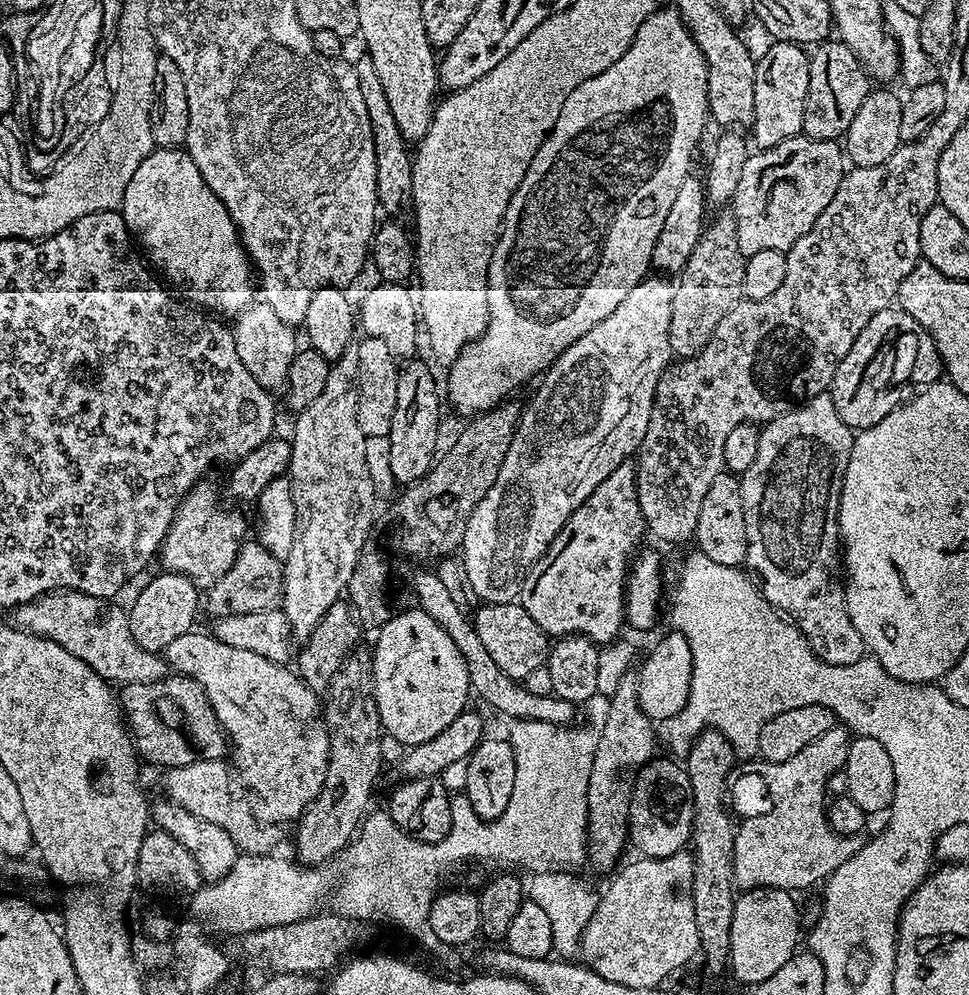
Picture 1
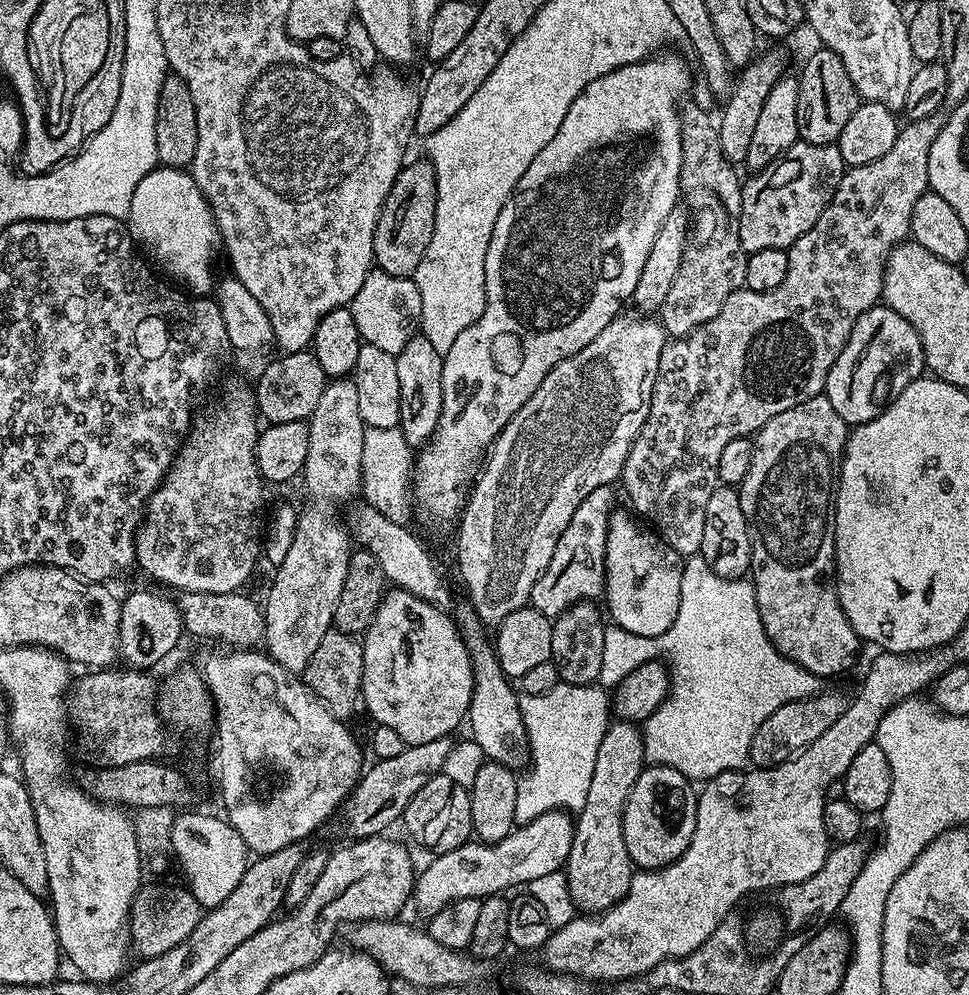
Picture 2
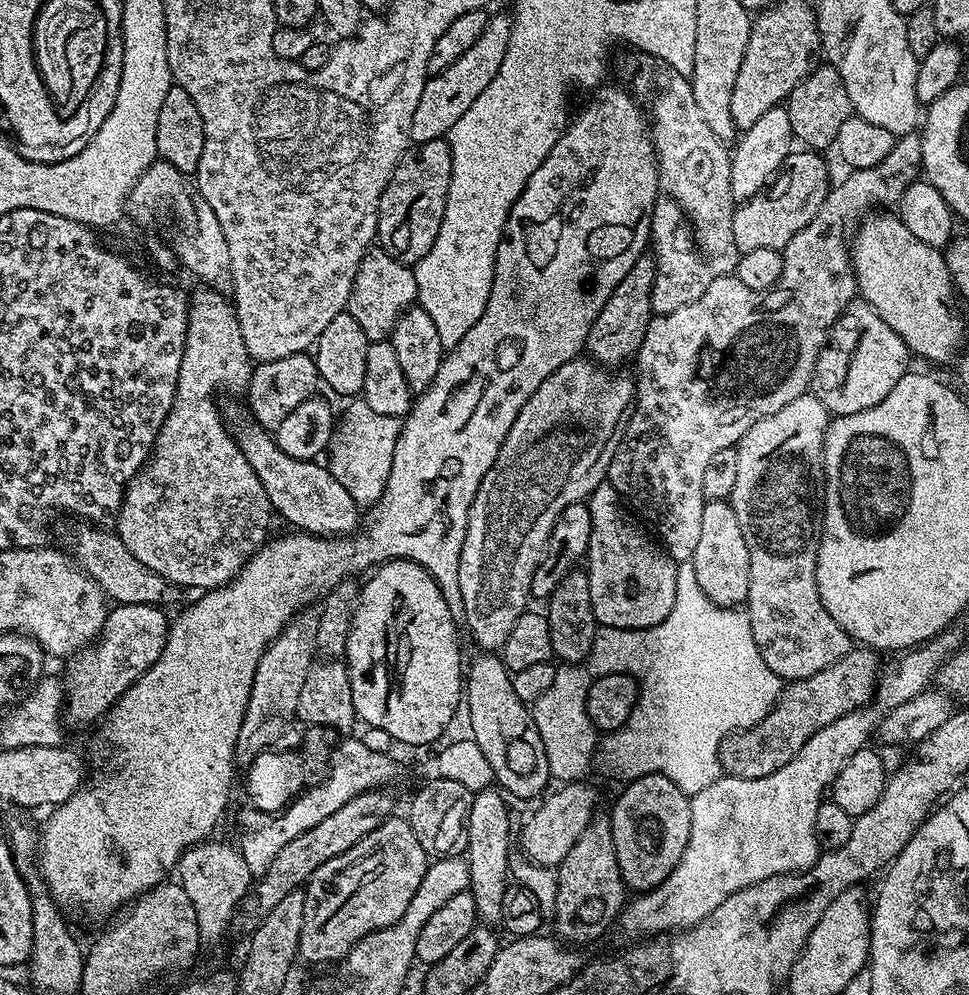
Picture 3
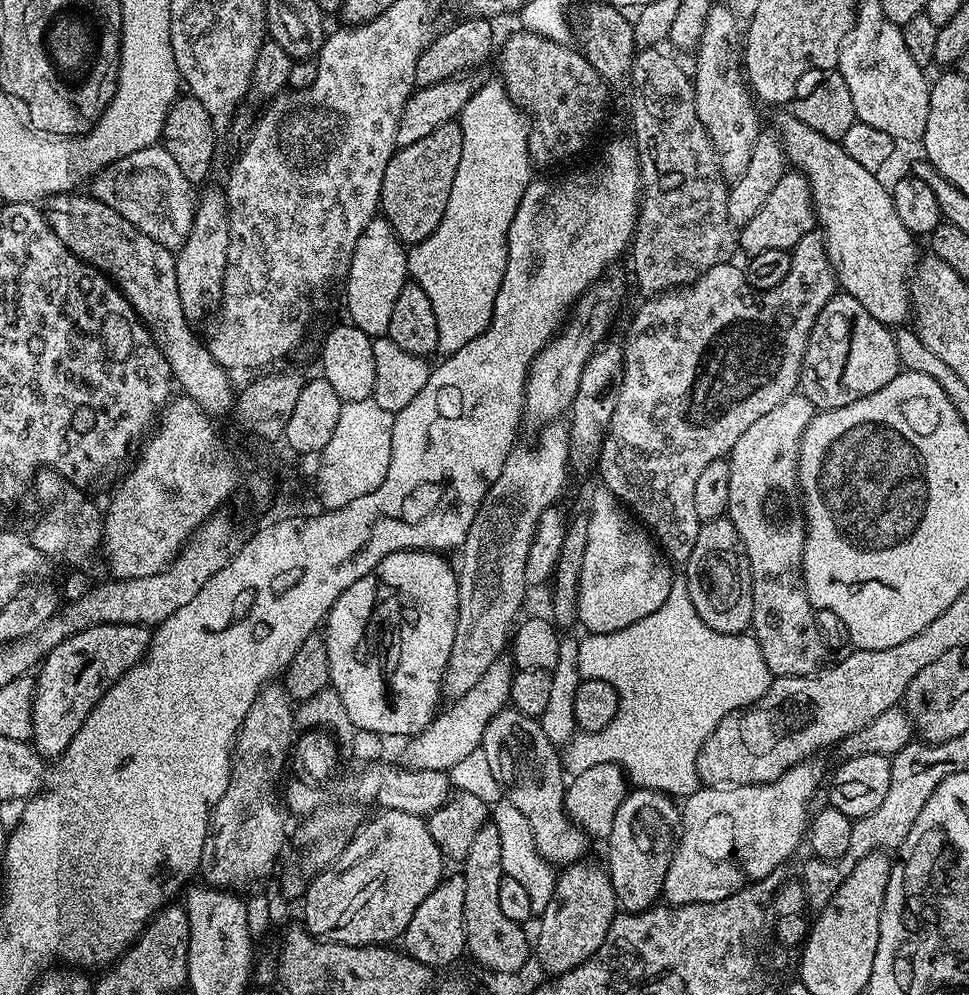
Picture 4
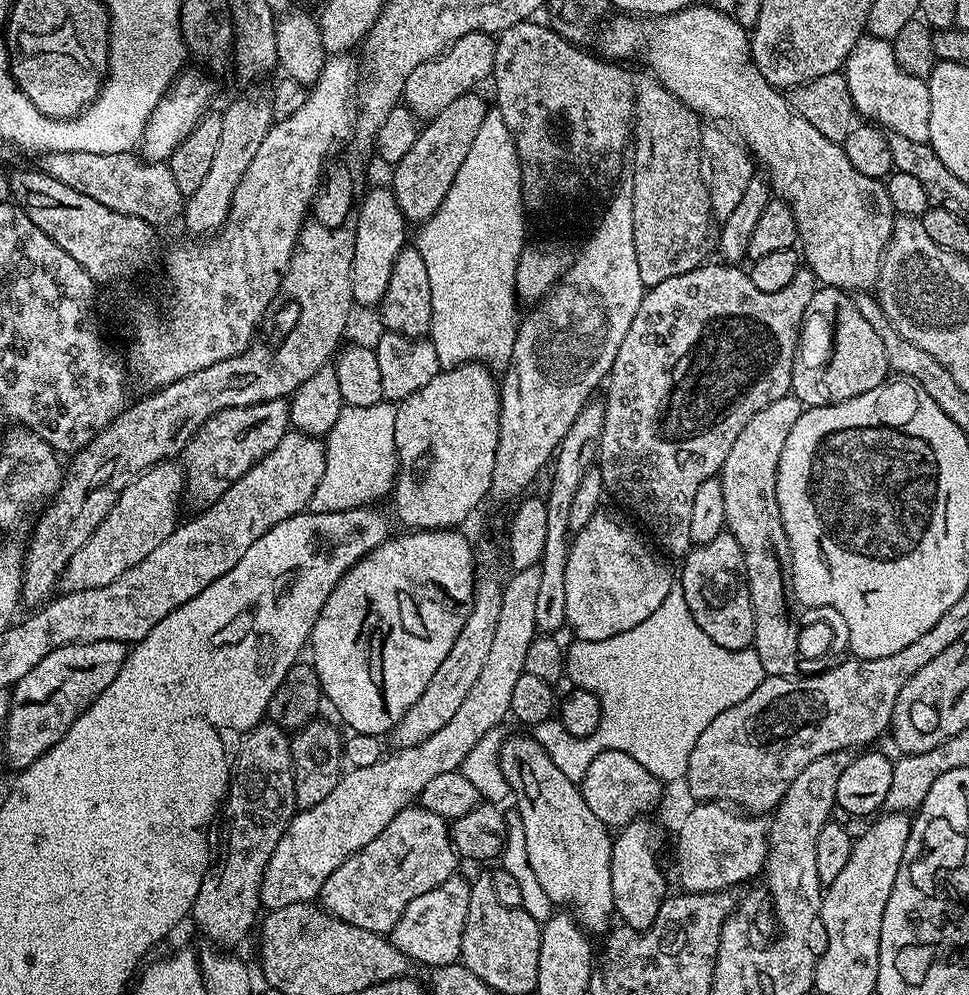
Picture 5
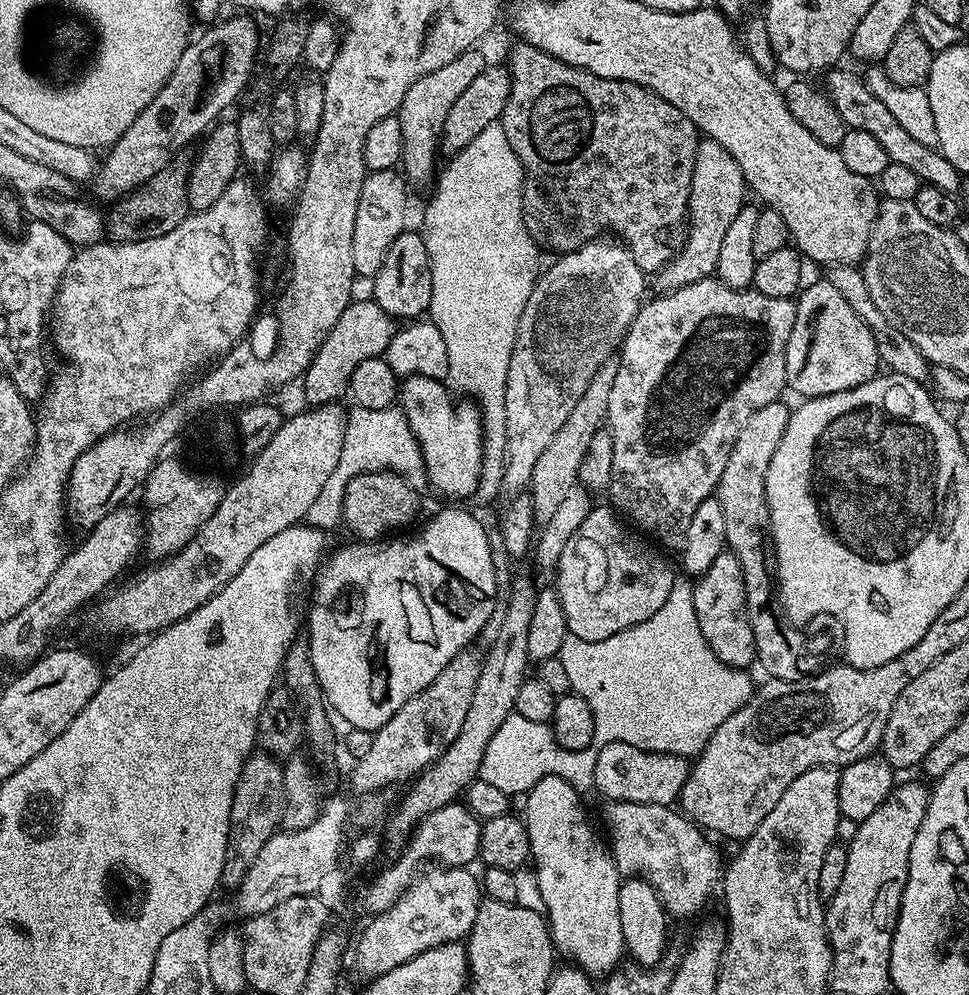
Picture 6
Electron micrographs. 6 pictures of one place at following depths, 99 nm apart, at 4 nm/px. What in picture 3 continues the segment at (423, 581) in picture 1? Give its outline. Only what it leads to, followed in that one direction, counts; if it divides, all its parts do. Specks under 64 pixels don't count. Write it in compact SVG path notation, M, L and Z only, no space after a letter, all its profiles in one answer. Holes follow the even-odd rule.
M245 416L244 424L233 423L230 431L242 454L246 454L246 462L250 462L254 474L258 474L258 482L262 482L262 490L266 490L273 513L304 534L346 536L355 533L362 524L362 508L350 498L338 478L316 460L290 458L276 445L276 437L269 429L263 428L255 416Z

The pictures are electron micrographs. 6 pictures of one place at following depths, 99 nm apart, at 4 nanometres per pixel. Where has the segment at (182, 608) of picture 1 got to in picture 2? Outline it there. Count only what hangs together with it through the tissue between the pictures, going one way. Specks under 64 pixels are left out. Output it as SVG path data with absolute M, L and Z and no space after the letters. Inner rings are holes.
M132 592L120 605L120 655L132 670L148 670L151 664L164 660L185 635L180 606L175 599L160 592Z

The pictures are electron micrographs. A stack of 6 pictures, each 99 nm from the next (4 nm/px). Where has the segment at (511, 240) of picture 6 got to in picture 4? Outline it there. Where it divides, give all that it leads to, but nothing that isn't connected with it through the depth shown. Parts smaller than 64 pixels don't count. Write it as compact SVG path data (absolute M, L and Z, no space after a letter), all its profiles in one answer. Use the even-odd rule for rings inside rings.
M499 78L488 80L477 87L476 92L466 102L461 110L458 123L462 130L462 158L458 161L458 174L454 174L454 186L450 186L450 198L446 202L446 214L442 214L442 222L438 222L438 230L430 238L426 238L421 244L409 247L408 274L409 277L422 290L426 290L426 298L430 298L430 306L434 306L434 318L438 318L438 346L436 352L444 356L453 356L466 342L474 342L478 334L482 334L490 326L490 318L494 314L494 298L498 298L498 286L502 286L502 274L506 270L506 258L508 257L508 231L510 222L514 222L514 214L518 210L518 202L522 202L522 194L534 179L534 165L528 156L528 129L530 121L523 111L514 103L511 96L504 88L504 81Z

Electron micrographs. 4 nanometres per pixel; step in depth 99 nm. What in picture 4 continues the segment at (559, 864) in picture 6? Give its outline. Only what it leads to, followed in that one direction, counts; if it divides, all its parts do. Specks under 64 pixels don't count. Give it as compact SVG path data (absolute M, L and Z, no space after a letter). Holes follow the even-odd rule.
M506 706L490 718L482 751L506 797L518 806L519 813L530 822L541 857L553 866L583 861L587 857L584 855L588 852L590 837L577 824L573 824L564 809L566 773L561 764L562 756L557 745L543 732L539 719L527 717L516 708Z

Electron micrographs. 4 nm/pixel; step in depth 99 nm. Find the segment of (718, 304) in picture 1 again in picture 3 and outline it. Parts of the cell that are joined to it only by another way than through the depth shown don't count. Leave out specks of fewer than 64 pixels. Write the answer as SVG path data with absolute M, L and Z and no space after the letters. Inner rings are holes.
M635 50L629 53L620 64L620 76L625 80L623 83L627 91L635 96L636 103L644 109L650 121L656 162L660 169L660 192L650 217L650 248L656 259L652 310L655 315L661 316L682 310L682 306L690 306L690 302L698 302L698 298L702 298L702 294L706 294L706 290L713 285L714 278L730 276L736 271L741 252L738 246L734 246L732 229L732 219L736 213L730 190L732 158L725 141L718 139L714 130L706 126L706 118L702 118L698 110L698 102L694 102L691 79L678 74L678 70L674 70L674 66L665 60Z

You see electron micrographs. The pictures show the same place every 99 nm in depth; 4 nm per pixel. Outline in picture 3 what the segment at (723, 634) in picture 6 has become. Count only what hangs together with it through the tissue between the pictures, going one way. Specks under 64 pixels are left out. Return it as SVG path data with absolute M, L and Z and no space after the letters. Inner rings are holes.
M728 500L704 501L702 531L691 562L694 566L694 578L698 578L698 586L702 586L702 592L706 594L706 598L710 598L710 602L723 608L734 608L747 601L750 590L750 550L746 550L746 538L742 538L742 525L738 523L738 514L734 514L734 506Z

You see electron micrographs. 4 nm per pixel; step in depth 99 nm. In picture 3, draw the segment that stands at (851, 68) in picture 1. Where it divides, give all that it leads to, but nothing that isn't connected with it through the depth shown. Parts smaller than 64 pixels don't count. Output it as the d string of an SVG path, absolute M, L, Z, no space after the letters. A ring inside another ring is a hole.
M831 63L813 67L802 82L788 95L786 107L790 114L792 135L800 140L805 149L831 149L838 138L838 130L846 118L854 115L850 94L846 94L846 85L842 83L842 74Z

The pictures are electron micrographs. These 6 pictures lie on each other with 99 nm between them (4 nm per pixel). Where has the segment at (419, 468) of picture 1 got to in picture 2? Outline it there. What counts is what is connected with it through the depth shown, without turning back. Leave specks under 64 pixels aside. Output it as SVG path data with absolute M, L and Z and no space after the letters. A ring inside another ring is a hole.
M422 334L414 335L410 342L396 356L398 366L398 390L402 398L400 411L400 435L412 450L419 449L432 439L442 414L442 366L444 358L441 352L434 350Z

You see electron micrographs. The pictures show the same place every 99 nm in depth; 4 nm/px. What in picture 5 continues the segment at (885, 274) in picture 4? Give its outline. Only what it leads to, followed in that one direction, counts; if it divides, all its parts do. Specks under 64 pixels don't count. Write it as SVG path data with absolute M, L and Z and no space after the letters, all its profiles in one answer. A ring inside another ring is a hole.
M699 3L653 20L637 18L632 14L614 16L599 33L599 55L612 62L628 62L624 60L640 55L661 87L670 90L674 98L690 106L697 116L709 116L712 122L729 120L739 139L752 153L755 163L766 173L773 193L790 206L798 226L798 244L803 259L817 281L829 288L843 288L849 294L875 289L880 263L886 246L892 241L892 227L898 215L892 209L887 183L858 174L858 170L850 166L850 158L846 158L843 147L830 142L830 138L822 138L822 134L818 134L806 118L793 112L789 97L762 78L752 60L749 29L740 25L727 11L719 12L716 8L707 8Z

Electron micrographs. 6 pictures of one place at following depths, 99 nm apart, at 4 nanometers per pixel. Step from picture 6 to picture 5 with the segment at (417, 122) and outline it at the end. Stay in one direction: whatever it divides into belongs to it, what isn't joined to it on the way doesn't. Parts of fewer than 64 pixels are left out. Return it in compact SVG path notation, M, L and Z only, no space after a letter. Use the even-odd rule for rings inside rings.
M471 32L462 34L454 46L435 56L430 62L422 62L422 66L414 66L410 78L406 78L406 86L402 97L403 103L412 111L417 121L427 122L433 120L439 112L446 110L454 98L473 91L485 79L491 77L494 66L496 42L493 33Z

